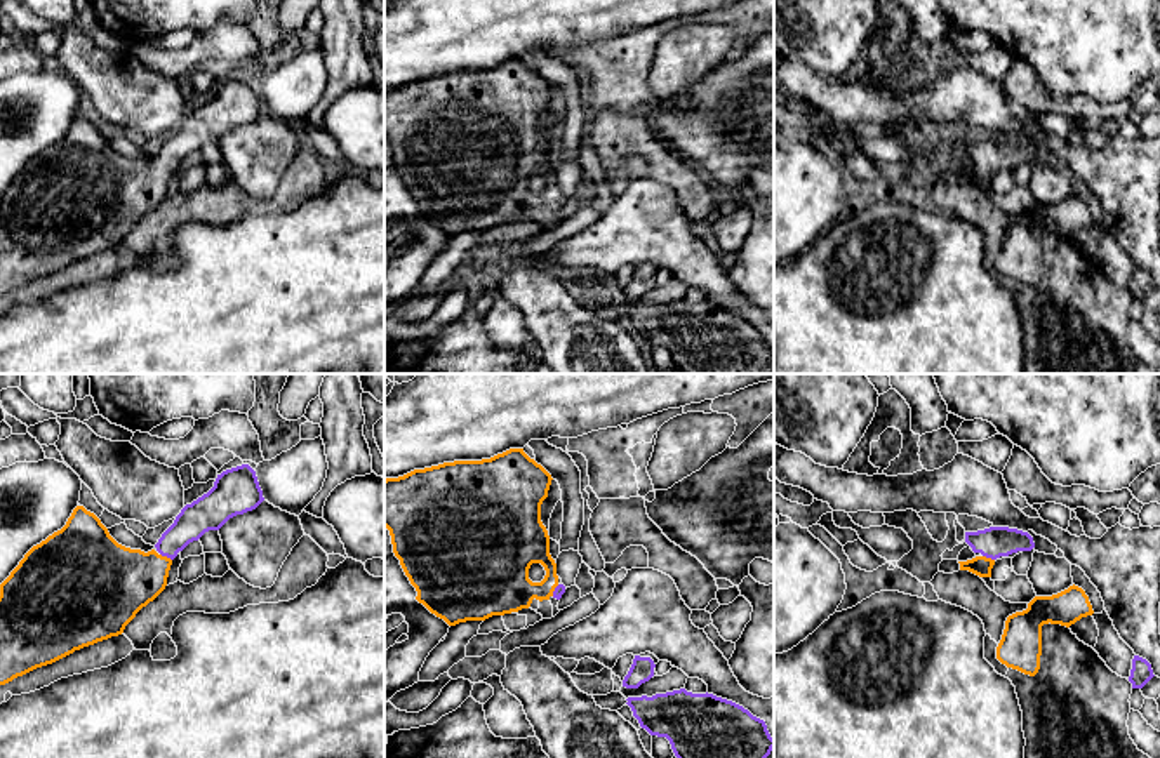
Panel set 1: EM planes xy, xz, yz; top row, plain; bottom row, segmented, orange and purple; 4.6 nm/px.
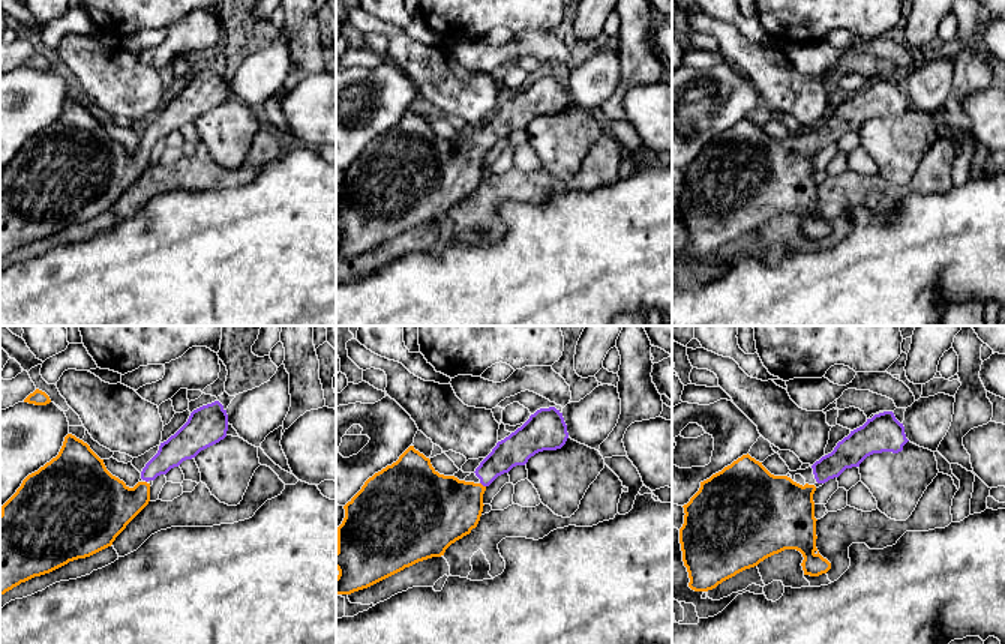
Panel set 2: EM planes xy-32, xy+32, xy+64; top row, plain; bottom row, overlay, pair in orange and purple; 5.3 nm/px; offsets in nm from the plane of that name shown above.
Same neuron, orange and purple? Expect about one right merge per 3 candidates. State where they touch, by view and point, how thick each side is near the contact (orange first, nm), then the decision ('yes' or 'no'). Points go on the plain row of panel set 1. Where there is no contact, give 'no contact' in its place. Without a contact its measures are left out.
contact xy (166, 167); calibres 320 and 150 nm; yes

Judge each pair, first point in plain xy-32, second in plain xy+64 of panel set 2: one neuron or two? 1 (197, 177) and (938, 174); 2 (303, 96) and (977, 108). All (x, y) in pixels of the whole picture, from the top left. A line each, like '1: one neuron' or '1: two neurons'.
1: one neuron
2: one neuron

